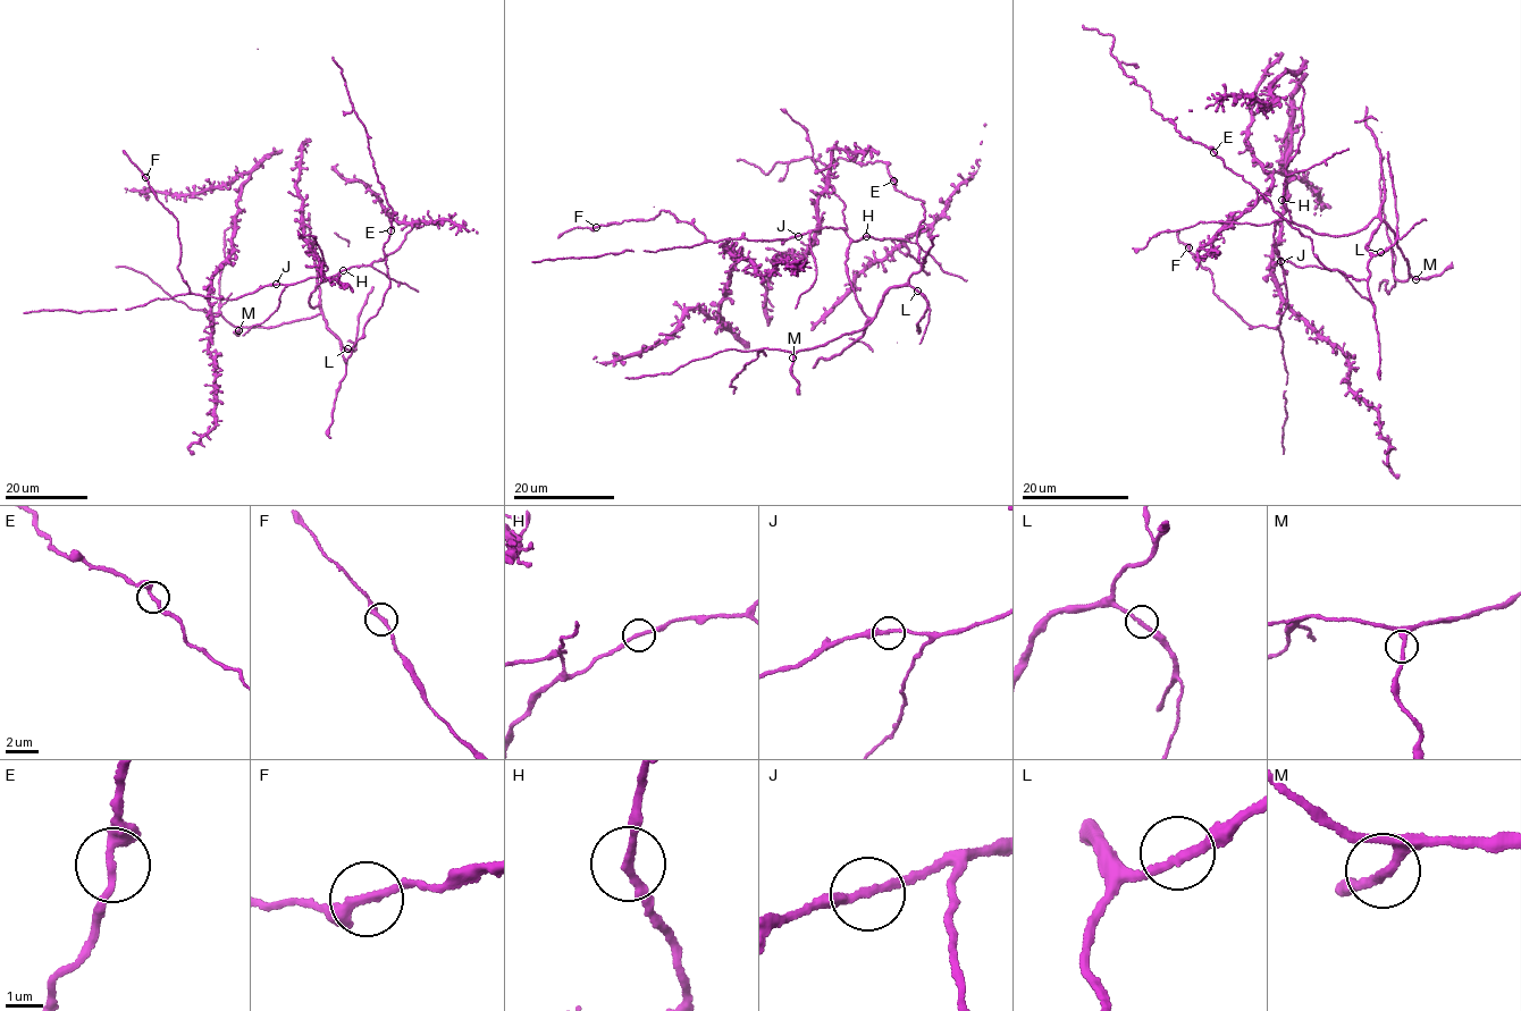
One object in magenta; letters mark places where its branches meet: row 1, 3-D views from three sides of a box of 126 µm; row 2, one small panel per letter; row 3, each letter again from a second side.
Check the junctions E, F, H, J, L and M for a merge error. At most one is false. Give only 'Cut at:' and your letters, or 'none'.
Cut at: none

